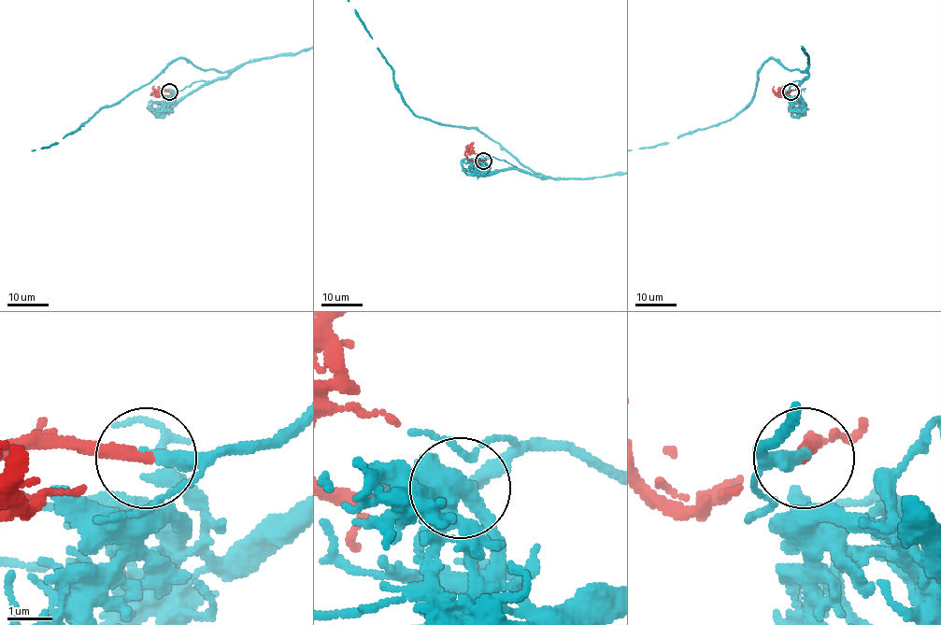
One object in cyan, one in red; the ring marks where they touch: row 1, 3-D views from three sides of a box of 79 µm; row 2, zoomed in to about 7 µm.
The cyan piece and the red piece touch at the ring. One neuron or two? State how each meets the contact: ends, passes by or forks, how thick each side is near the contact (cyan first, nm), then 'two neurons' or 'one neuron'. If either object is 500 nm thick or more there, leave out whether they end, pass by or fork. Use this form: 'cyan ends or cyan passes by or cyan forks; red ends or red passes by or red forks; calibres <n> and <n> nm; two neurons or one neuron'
cyan ends; red ends; calibres 280 and 320 nm; one neuron

